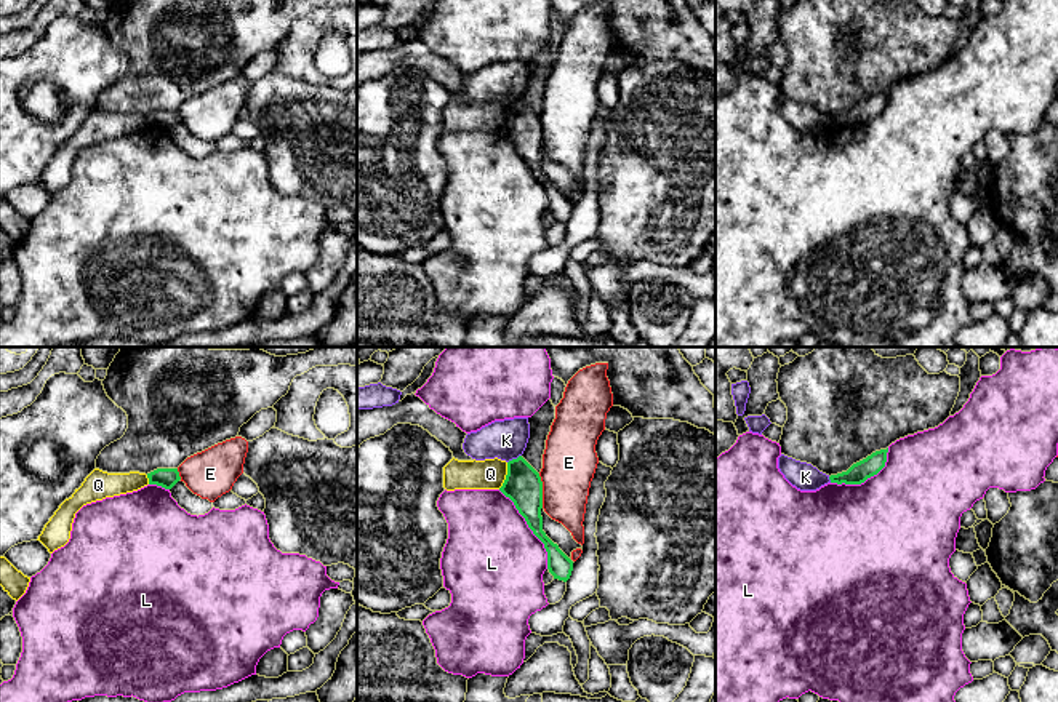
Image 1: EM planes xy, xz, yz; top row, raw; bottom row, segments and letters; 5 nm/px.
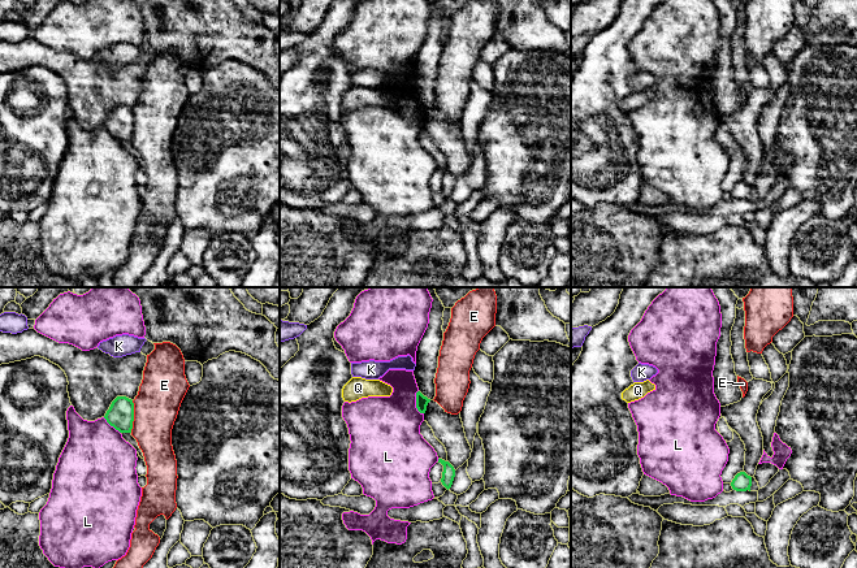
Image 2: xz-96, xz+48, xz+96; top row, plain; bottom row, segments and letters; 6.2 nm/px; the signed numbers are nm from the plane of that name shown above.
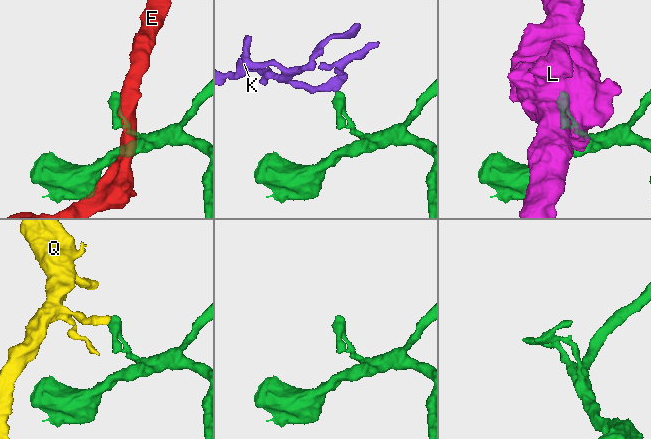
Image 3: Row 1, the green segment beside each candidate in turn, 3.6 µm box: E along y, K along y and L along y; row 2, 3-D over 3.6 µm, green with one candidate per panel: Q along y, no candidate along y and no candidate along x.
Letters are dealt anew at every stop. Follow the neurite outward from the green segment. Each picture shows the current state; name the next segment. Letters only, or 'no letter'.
no letter

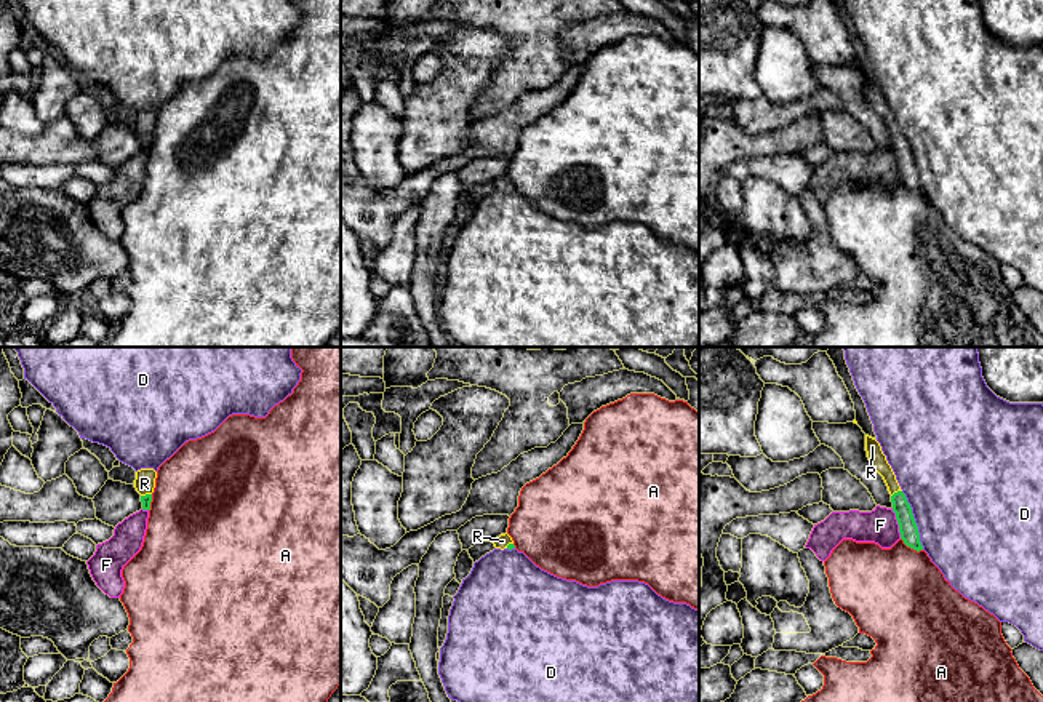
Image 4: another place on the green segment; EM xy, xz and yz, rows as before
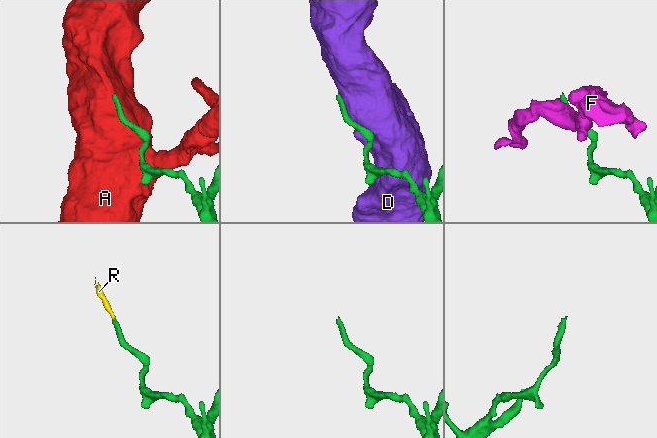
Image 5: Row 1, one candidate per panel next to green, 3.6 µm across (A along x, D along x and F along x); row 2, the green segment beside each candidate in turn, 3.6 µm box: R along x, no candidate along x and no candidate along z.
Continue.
R

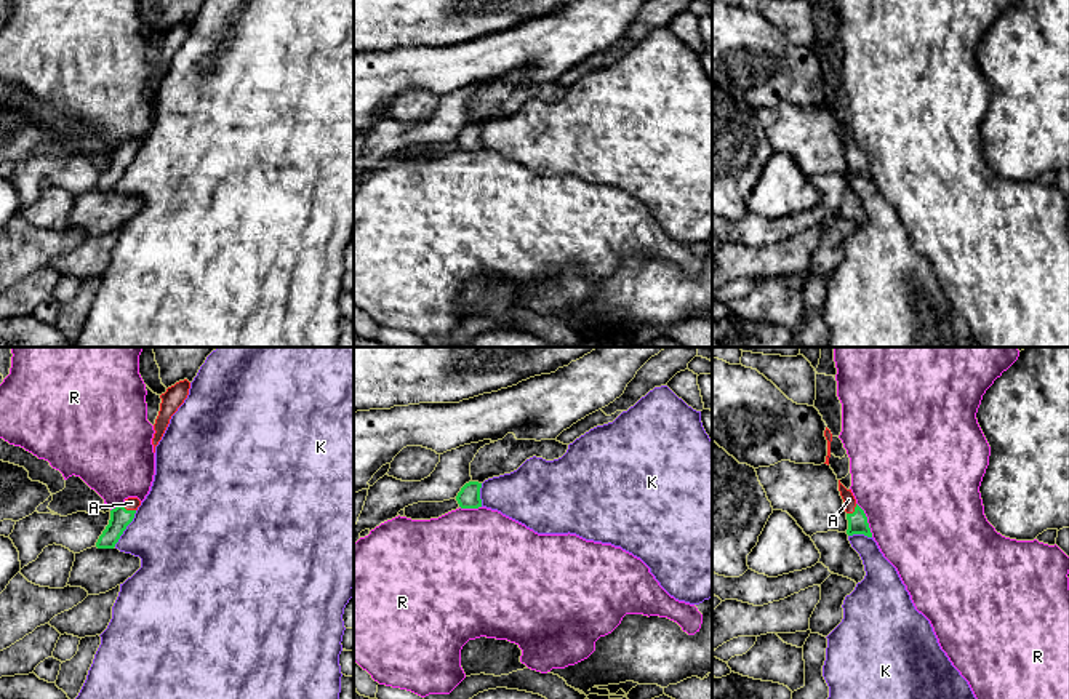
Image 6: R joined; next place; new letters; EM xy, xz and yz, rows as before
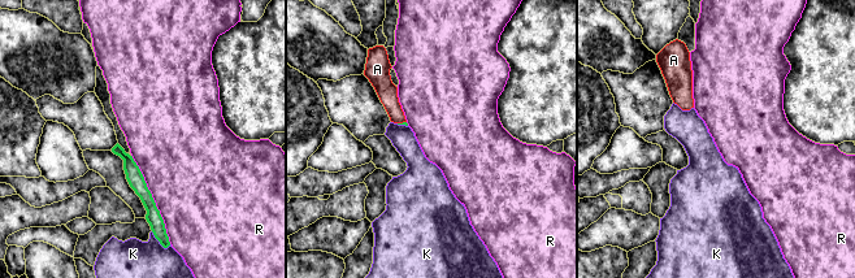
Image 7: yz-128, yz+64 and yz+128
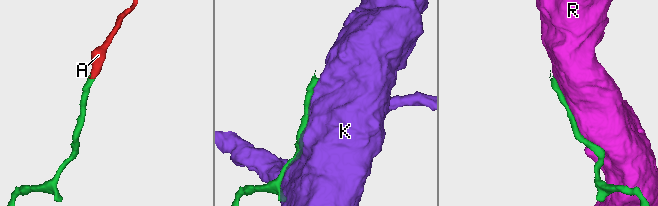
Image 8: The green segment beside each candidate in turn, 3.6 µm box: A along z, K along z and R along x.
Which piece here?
A

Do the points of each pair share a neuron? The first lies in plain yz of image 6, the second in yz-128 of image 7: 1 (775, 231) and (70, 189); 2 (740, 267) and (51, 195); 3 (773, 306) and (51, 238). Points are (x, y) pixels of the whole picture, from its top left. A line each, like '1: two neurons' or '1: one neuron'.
1: one neuron
2: two neurons
3: two neurons

